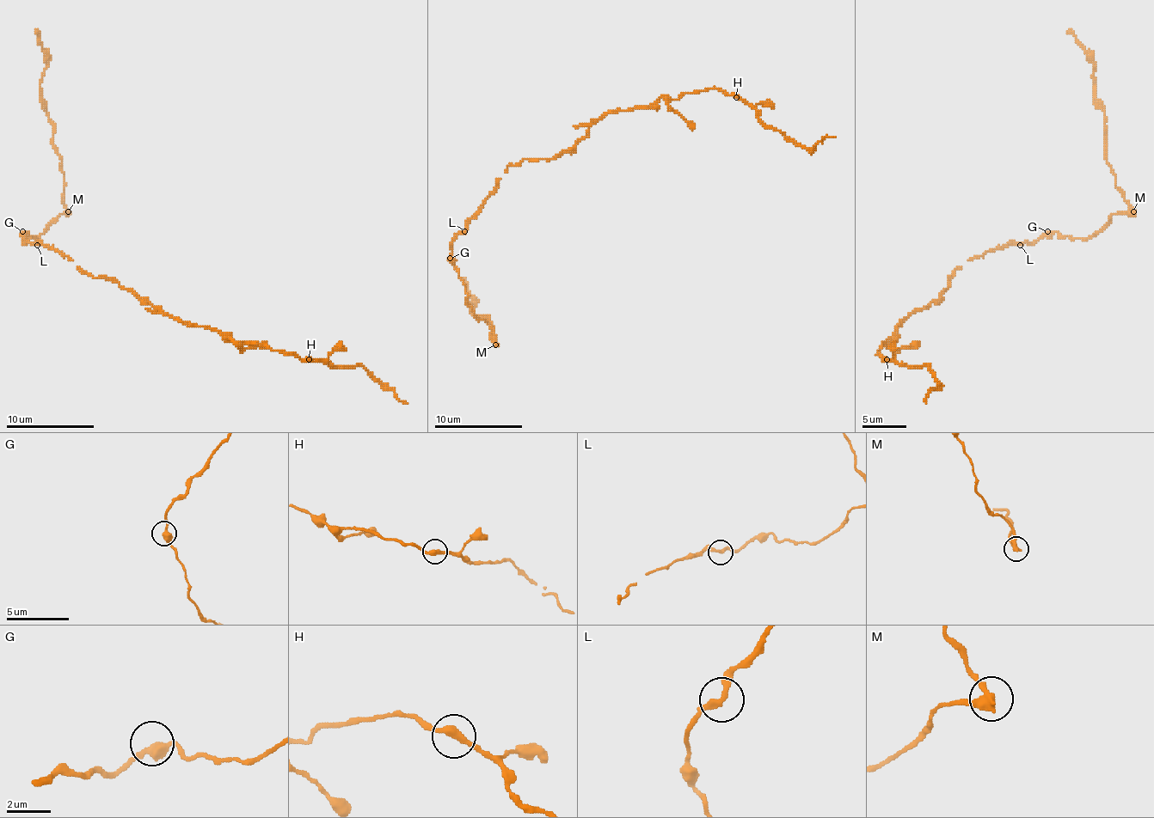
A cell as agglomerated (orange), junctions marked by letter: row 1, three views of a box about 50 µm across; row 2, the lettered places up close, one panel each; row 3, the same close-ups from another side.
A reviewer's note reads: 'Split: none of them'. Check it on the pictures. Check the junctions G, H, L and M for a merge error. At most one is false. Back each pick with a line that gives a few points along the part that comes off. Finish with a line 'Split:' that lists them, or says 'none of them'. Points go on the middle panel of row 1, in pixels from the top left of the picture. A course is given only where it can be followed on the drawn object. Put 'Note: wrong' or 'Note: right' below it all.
M: (496, 344), (489, 317), (476, 315), (468, 307), (474, 304), (463, 277)
Split: M
Note: wrong

